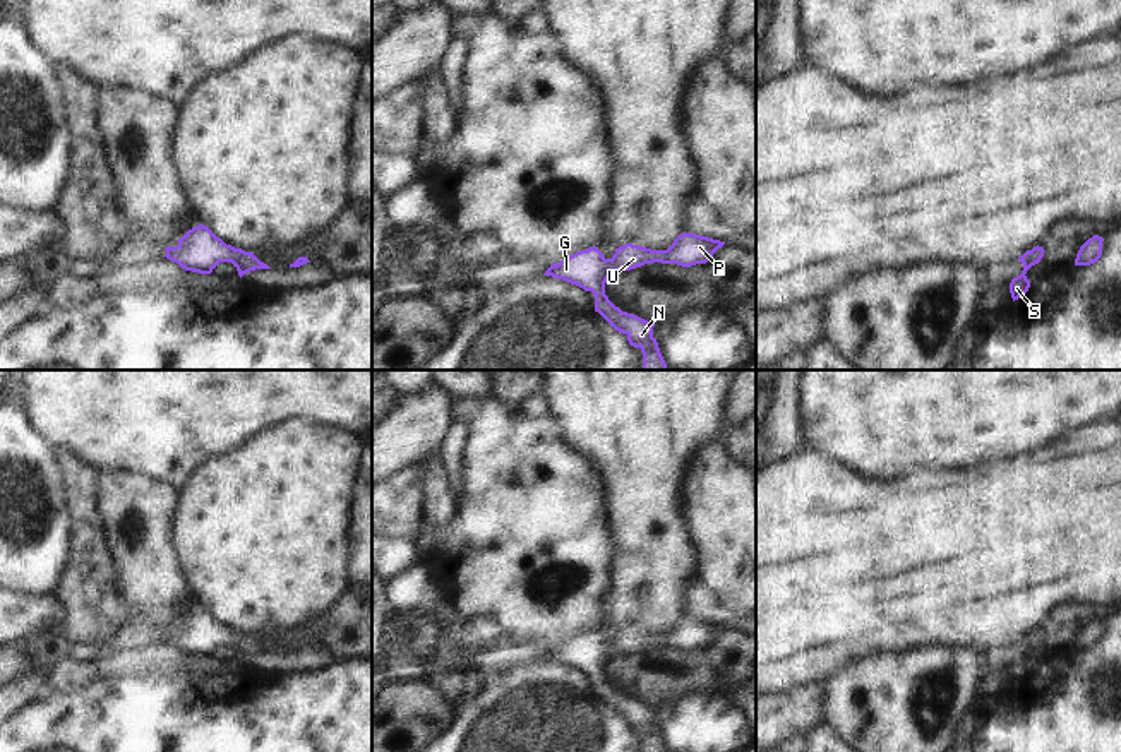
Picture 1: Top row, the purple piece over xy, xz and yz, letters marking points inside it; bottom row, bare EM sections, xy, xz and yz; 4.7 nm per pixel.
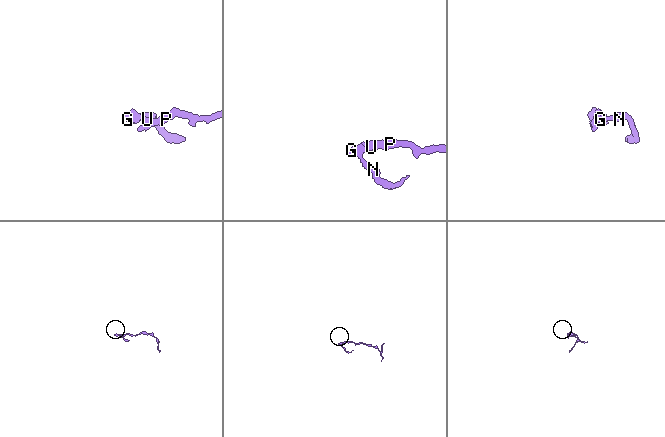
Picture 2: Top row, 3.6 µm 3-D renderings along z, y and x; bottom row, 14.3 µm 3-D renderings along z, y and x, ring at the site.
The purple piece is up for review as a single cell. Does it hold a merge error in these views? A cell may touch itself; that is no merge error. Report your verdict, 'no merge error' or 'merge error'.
no merge error

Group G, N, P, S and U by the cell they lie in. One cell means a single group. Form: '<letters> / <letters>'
G N P S U

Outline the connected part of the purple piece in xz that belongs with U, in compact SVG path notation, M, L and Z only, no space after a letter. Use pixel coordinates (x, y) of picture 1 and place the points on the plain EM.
M680 617L667 634L626 627L605 642L598 630L579 634L559 648L552 648L545 659L552 659L591 675L595 695L598 695L615 714L627 719L631 730L643 737L643 752L667 752L658 726L653 721L653 706L634 697L622 695L605 678L607 663L617 654L631 654L644 648L662 646L691 651L706 648L725 625L694 617Z

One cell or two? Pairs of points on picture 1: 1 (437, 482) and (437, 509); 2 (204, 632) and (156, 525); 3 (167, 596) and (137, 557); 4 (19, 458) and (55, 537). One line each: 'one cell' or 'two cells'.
1: one cell
2: two cells
3: one cell
4: one cell

